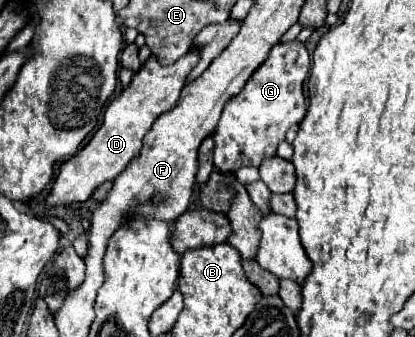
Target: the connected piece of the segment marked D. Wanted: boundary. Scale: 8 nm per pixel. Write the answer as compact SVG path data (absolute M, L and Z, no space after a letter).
M200 50L188 52L186 56L182 56L170 66L160 64L156 56L150 56L146 60L146 66L142 66L134 74L130 86L126 86L122 94L108 104L104 122L100 130L92 136L92 140L76 156L72 156L68 162L60 166L60 172L56 176L56 182L52 186L52 192L46 204L56 206L56 204L68 204L68 202L84 202L92 196L92 192L100 184L104 184L106 180L114 180L120 172L124 172L126 166L134 158L138 158L142 150L142 140L152 128L154 120L178 104L180 90L184 88L186 78L190 70L198 64L198 60L200 60Z

